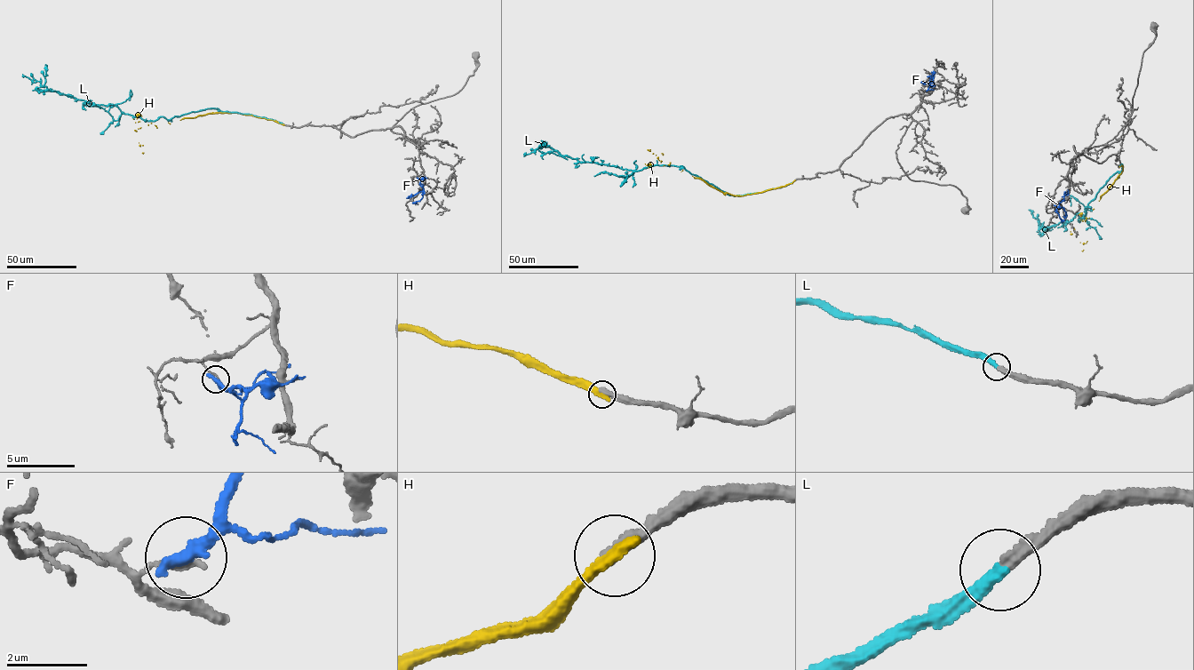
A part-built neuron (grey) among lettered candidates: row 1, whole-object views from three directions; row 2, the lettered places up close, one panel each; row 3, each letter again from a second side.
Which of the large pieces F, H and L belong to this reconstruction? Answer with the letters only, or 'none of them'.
L

